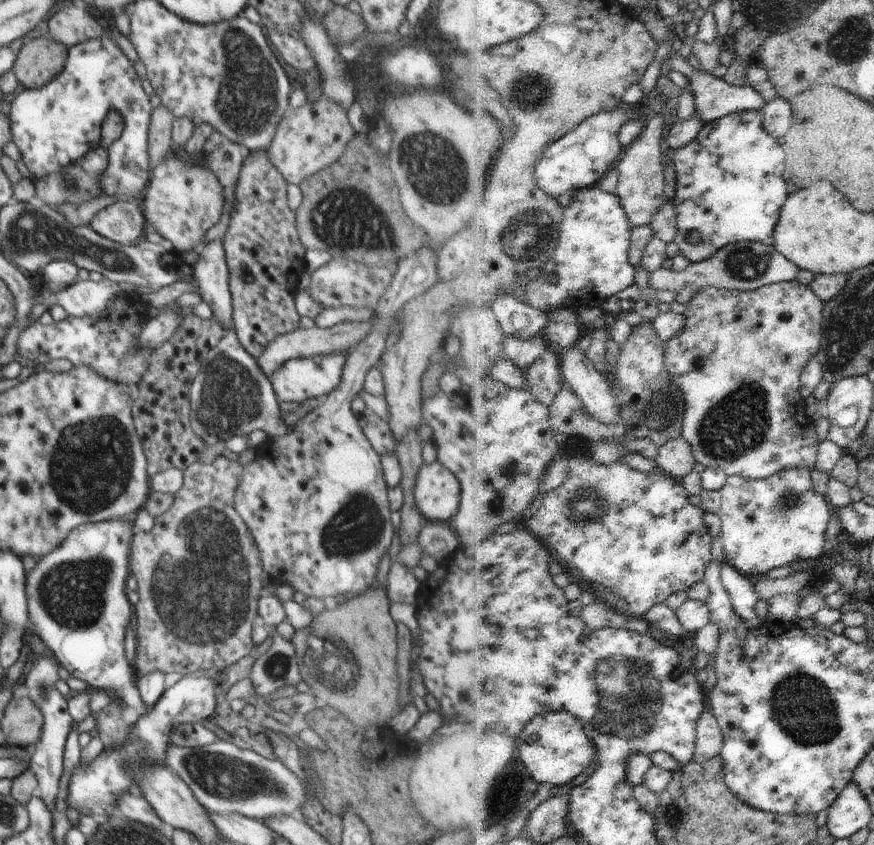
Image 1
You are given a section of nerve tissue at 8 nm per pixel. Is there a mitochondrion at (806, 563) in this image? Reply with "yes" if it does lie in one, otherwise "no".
no

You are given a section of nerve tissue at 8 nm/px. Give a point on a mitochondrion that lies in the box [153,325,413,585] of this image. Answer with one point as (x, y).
(226, 395)

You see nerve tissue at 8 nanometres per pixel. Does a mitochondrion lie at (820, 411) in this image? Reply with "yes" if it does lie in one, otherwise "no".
no

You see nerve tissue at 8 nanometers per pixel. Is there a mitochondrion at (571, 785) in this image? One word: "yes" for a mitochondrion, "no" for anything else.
no

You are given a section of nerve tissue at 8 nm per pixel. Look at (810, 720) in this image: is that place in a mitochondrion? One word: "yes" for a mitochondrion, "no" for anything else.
yes

